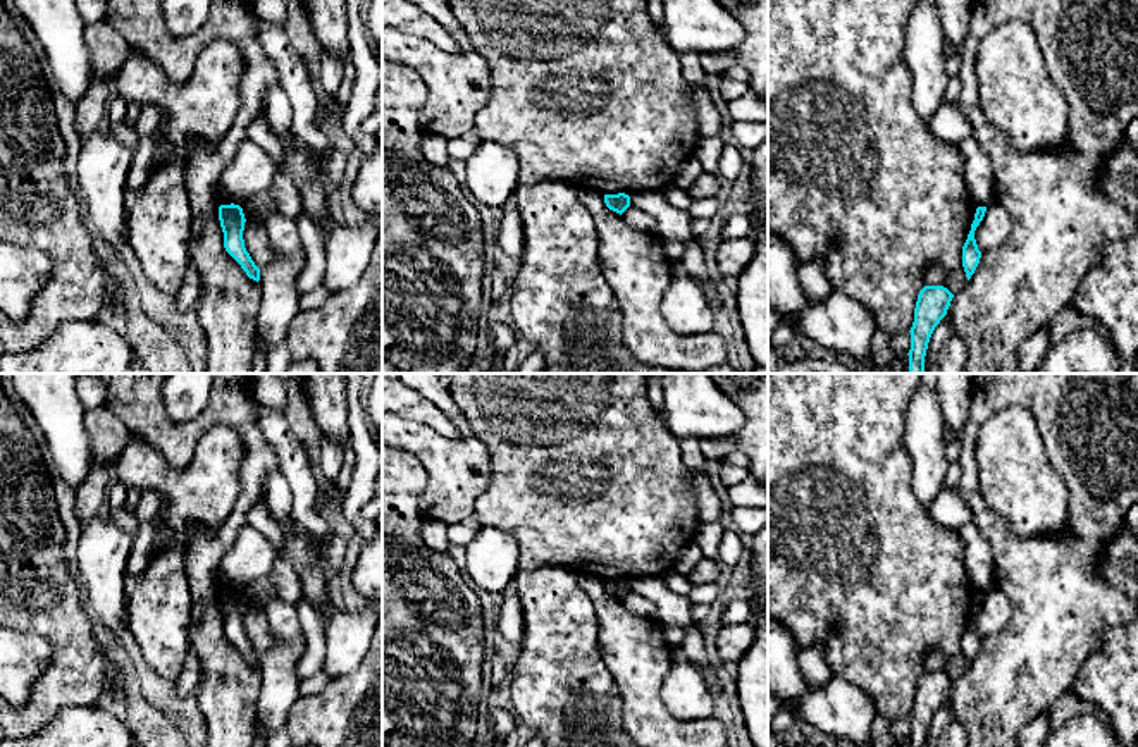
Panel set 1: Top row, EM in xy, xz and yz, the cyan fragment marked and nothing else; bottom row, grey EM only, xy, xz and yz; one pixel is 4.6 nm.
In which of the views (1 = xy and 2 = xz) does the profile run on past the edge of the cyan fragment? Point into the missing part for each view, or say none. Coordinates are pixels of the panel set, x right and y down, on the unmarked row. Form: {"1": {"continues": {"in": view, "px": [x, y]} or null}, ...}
{"1": {"continues": null}, "2": {"continues": null}}

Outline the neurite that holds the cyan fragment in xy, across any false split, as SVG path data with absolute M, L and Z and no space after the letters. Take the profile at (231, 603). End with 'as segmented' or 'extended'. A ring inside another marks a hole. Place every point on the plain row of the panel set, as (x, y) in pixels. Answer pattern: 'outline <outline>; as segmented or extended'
outline M220 590L219 606L224 618L226 637L241 651L246 661L253 666L260 666L260 654L251 645L244 633L243 616L244 616L244 599L239 590Z; as segmented

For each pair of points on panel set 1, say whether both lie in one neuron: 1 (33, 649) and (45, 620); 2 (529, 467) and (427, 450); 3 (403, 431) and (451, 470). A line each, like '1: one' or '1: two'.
1: two
2: two
3: one

